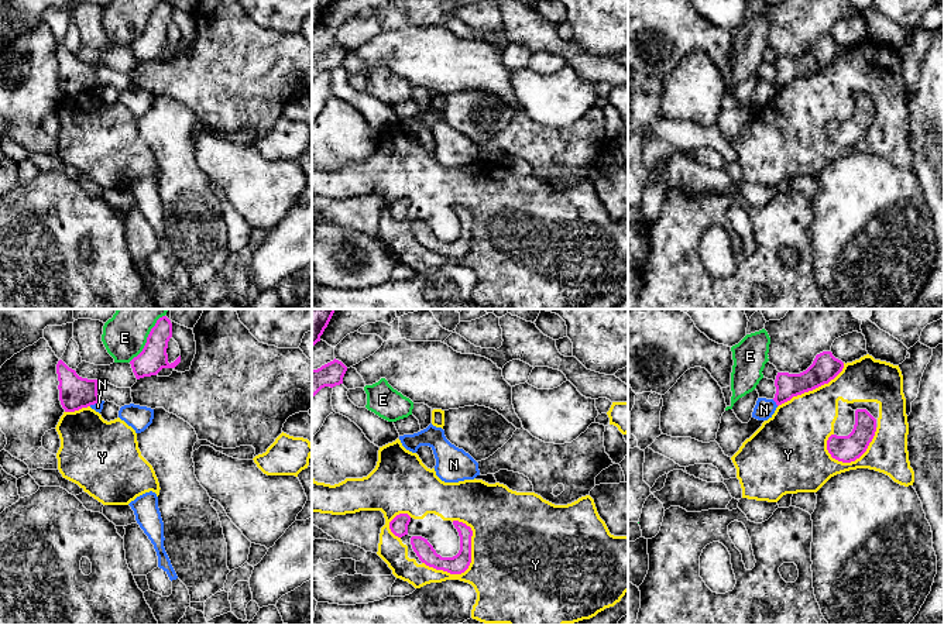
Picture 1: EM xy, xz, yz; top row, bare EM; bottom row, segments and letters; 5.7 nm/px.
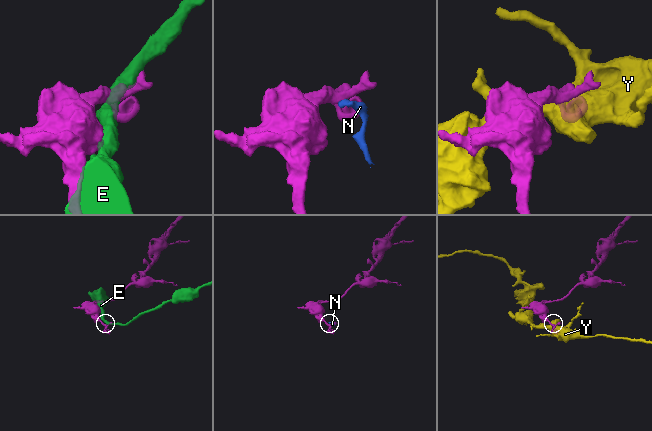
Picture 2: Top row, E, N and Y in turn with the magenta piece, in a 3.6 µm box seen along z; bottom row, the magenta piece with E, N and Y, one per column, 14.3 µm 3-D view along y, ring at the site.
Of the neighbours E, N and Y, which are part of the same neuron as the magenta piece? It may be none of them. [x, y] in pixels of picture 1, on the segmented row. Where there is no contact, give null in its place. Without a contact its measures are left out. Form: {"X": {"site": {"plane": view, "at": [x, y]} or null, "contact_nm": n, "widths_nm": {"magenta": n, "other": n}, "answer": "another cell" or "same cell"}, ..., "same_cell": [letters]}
{"E": {"site": {"plane": "xy", "at": [147, 339]}, "contact_nm": 340, "widths_nm": {"magenta": 160, "other": 260}, "answer": "another cell"}, "N": {"site": {"plane": "yz", "at": [775, 401]}, "contact_nm": 50, "widths_nm": {"magenta": 140, "other": 120}, "answer": "another cell"}, "Y": {"site": {"plane": "xz", "at": [464, 570]}, "contact_nm": 360, "widths_nm": {"magenta": 110, "other": 440}, "answer": "another cell"}, "same_cell": []}

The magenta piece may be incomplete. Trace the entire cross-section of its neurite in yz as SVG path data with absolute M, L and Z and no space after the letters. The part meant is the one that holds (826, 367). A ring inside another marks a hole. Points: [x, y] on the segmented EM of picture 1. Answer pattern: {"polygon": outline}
{"polygon": "M823 351L817 354L813 364L800 374L777 372L773 401L779 406L793 396L828 384L842 371L842 368L844 363L841 360L835 358L831 351Z"}

